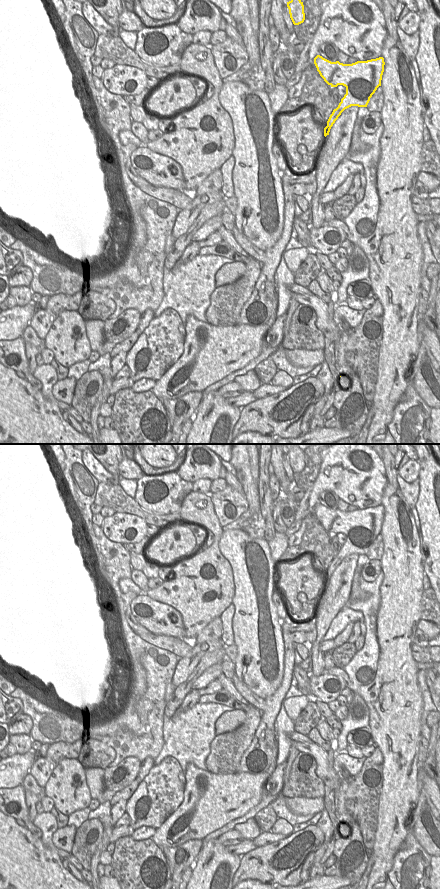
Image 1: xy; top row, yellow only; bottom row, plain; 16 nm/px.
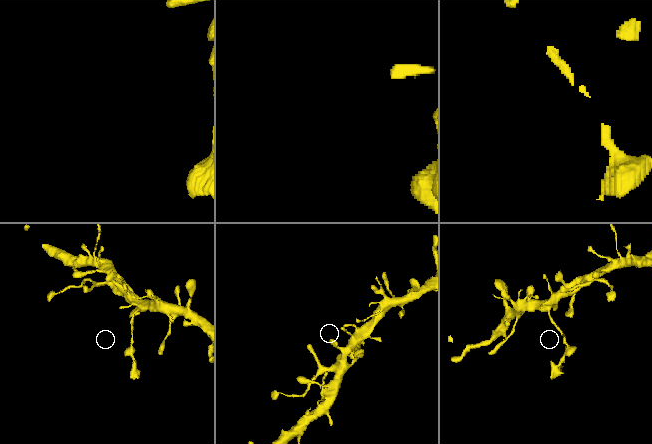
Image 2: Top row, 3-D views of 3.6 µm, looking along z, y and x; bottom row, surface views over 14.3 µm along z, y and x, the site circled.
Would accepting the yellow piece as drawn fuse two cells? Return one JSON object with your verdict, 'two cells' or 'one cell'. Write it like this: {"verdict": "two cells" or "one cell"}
{"verdict": "two cells"}

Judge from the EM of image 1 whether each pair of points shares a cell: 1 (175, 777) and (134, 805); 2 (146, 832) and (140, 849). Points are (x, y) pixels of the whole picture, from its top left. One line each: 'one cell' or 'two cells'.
1: one cell
2: two cells

